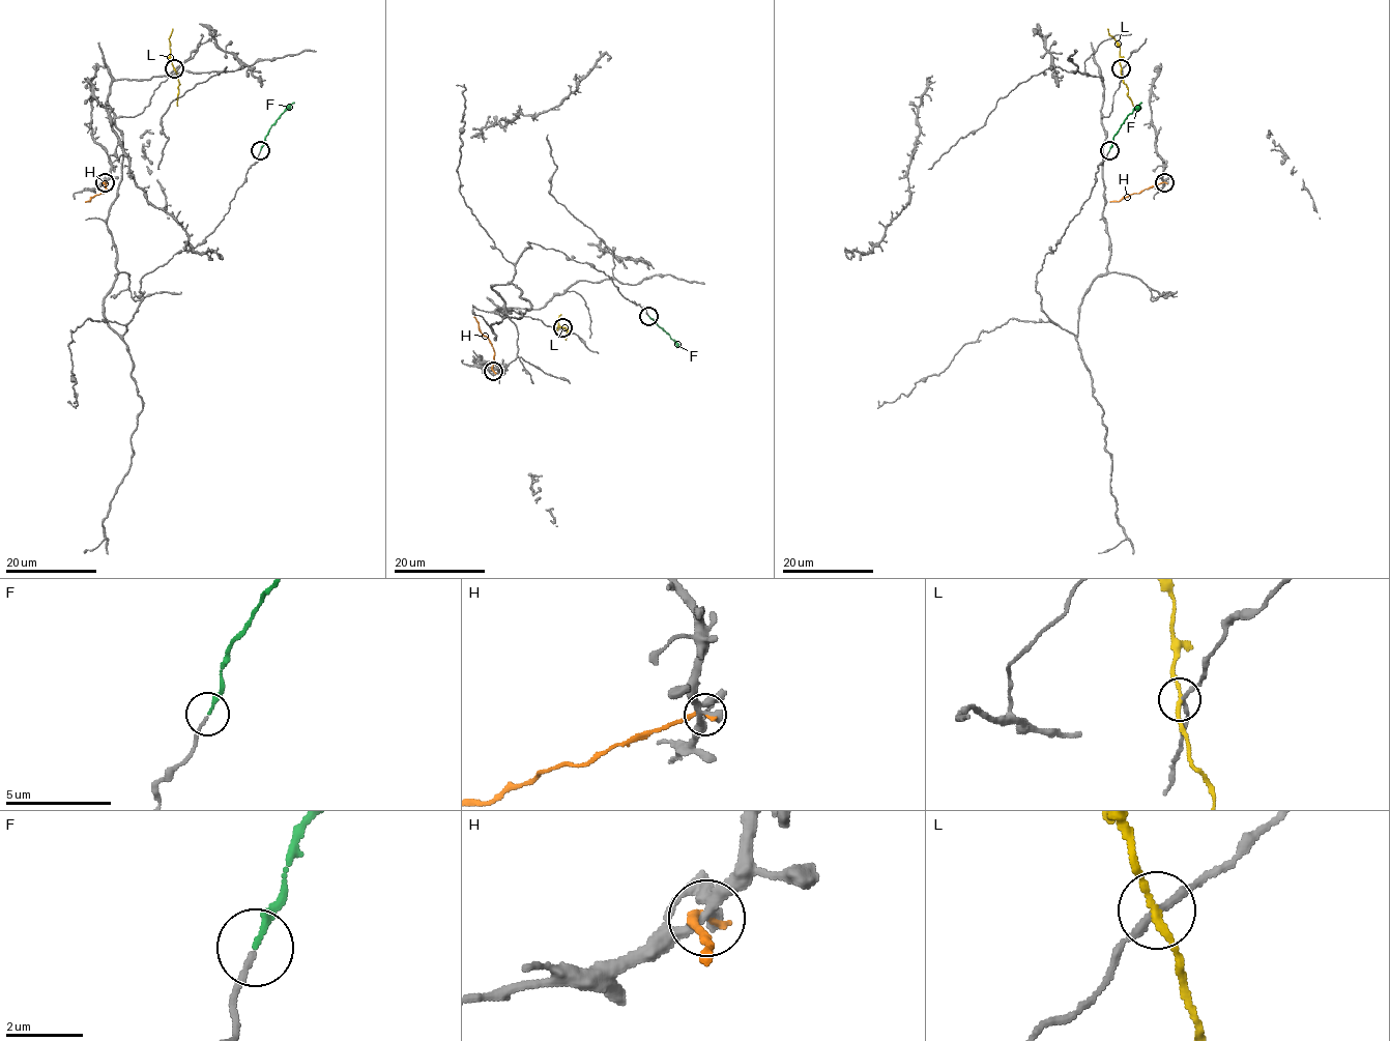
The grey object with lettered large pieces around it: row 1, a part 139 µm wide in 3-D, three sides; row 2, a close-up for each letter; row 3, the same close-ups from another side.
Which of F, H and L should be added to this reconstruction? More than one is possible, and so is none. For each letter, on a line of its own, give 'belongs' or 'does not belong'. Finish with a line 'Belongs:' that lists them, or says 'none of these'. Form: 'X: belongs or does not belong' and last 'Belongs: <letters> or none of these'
F: belongs
H: does not belong
L: does not belong
Belongs: F

